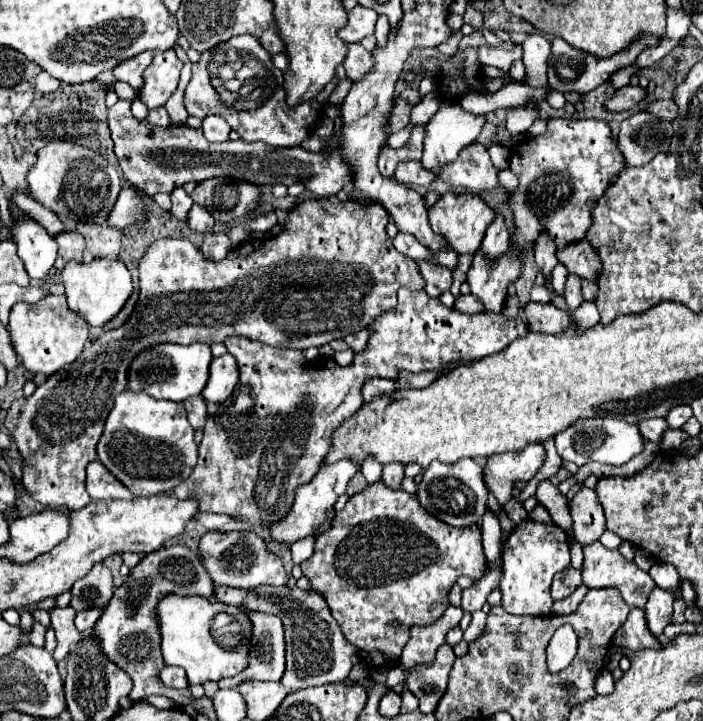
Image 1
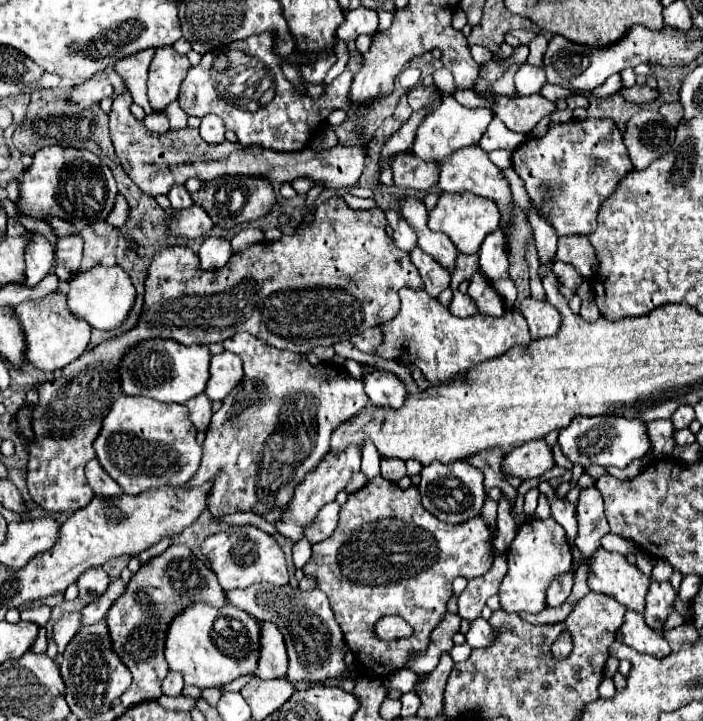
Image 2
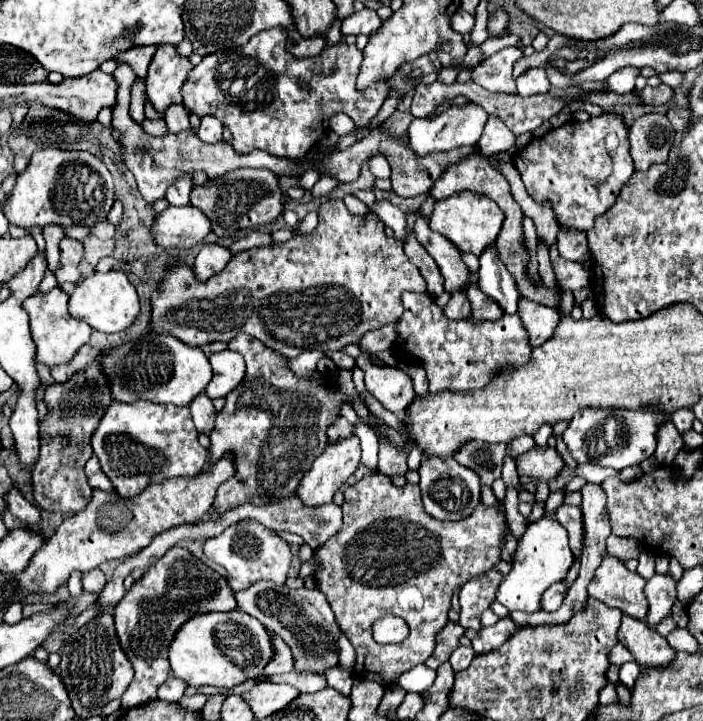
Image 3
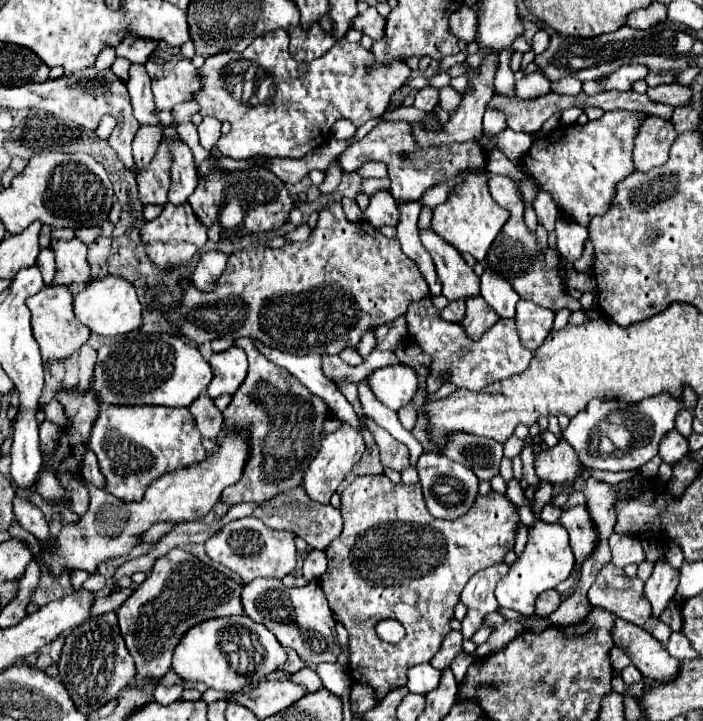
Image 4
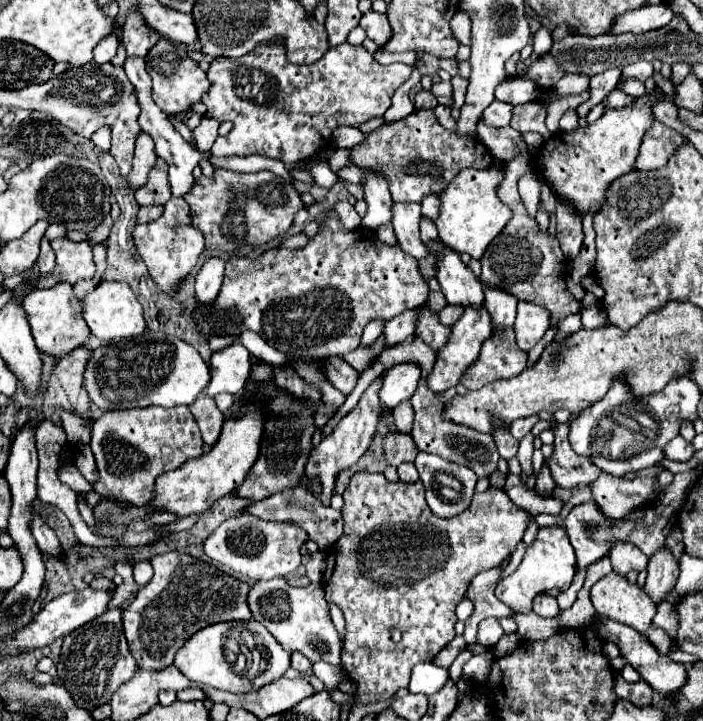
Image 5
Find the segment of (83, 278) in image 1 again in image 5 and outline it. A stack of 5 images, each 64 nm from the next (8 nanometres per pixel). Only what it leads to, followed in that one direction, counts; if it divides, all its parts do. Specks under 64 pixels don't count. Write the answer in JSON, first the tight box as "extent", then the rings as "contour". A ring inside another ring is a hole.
{"extent":[82,282,146,342],"contour":[[[100,282],[82,302],[84,320],[90,332],[106,342],[122,340],[122,338],[136,338],[144,332],[146,320],[142,314],[142,304],[136,300],[134,292],[124,282]]]}

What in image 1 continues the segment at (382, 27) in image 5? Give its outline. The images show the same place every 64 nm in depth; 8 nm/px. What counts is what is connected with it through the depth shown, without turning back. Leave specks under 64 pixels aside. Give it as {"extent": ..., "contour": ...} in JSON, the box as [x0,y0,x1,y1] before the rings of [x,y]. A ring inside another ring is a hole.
{"extent":[338,6,378,42],"contour":[[[356,6],[348,12],[348,24],[338,30],[340,38],[344,42],[360,42],[364,36],[374,34],[378,14],[374,10],[368,10],[364,6]]]}

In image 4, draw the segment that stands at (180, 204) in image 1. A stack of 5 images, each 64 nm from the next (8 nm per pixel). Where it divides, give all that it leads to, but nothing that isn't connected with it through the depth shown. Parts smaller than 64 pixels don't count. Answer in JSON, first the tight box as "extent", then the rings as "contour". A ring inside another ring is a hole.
{"extent":[168,142,198,204],"contour":[[[176,142],[172,146],[172,184],[168,192],[168,200],[174,204],[182,204],[188,200],[188,196],[194,192],[198,184],[194,154],[184,142]]]}

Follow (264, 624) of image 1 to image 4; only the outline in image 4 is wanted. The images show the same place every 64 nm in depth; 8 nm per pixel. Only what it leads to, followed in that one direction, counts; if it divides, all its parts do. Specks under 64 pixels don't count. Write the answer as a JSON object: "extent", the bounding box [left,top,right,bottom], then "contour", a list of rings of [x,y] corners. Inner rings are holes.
{"extent":[282,650,306,672],"contour":[[[288,650],[288,662],[282,666],[282,670],[288,670],[288,672],[298,672],[306,666],[306,662],[294,652],[294,650]]]}

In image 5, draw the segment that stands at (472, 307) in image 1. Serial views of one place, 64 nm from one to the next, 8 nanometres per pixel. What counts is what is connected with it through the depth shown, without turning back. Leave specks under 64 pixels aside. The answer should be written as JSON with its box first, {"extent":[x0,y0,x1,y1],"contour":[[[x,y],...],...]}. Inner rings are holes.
{"extent":[438,306,462,326],"contour":[[[446,306],[444,310],[438,312],[438,318],[440,322],[444,322],[444,326],[452,326],[460,316],[462,316],[462,308],[460,306]]]}

